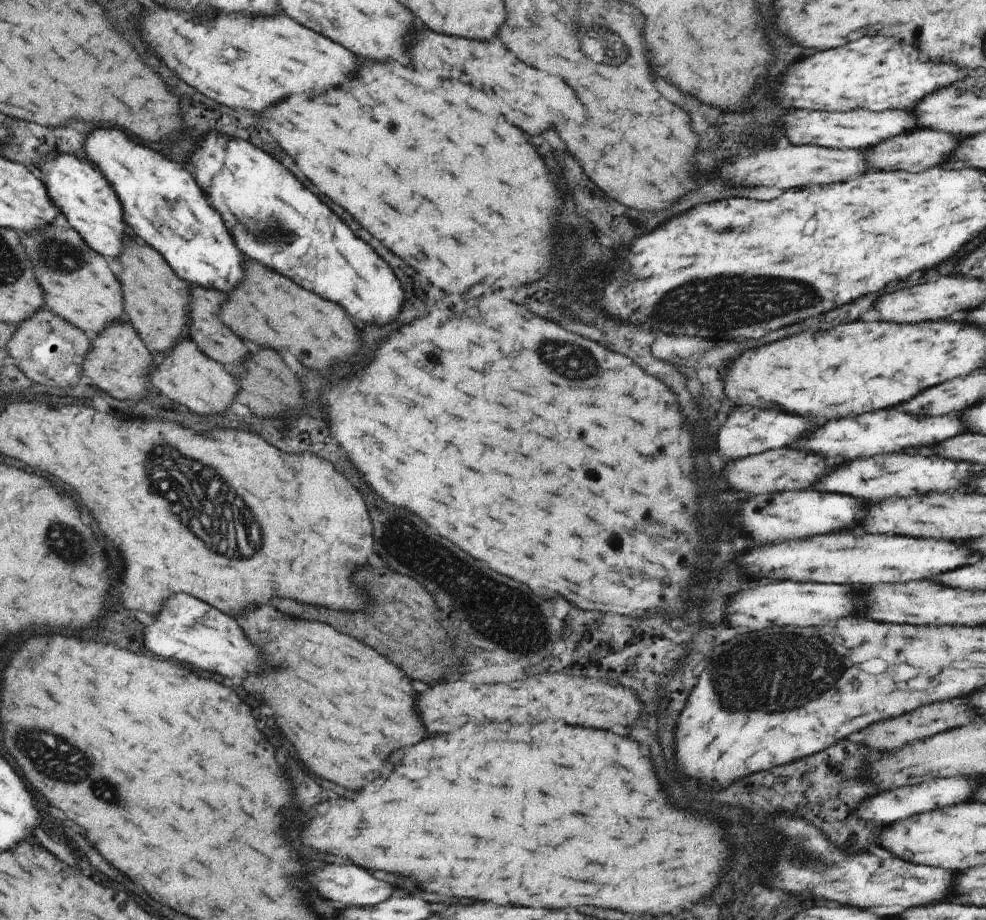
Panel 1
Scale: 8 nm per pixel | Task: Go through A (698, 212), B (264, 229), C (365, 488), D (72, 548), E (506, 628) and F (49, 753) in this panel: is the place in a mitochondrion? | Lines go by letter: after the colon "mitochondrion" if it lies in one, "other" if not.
A: other
B: mitochondrion
C: other
D: mitochondrion
E: mitochondrion
F: mitochondrion

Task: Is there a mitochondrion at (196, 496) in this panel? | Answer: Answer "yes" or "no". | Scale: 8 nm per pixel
yes

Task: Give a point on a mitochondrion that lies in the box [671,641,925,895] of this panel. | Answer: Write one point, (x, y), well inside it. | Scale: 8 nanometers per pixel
(804, 855)

